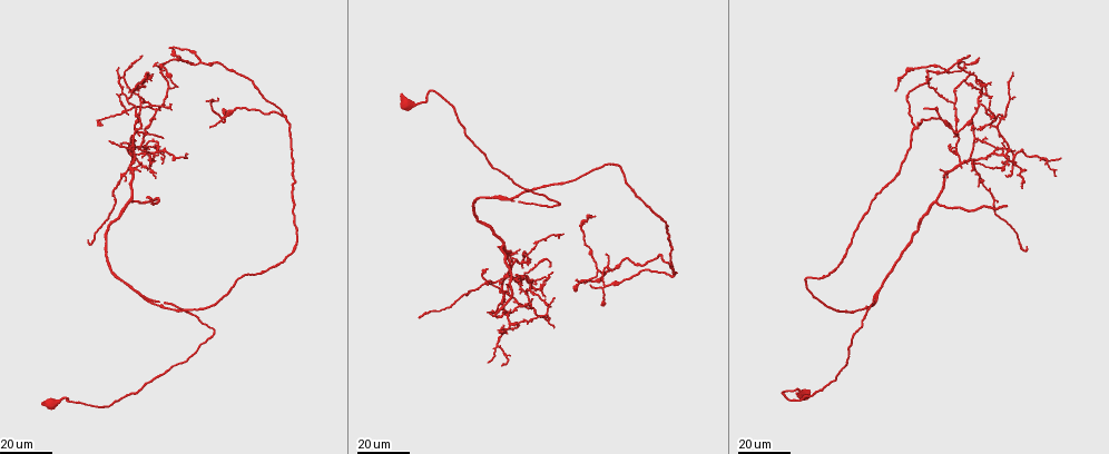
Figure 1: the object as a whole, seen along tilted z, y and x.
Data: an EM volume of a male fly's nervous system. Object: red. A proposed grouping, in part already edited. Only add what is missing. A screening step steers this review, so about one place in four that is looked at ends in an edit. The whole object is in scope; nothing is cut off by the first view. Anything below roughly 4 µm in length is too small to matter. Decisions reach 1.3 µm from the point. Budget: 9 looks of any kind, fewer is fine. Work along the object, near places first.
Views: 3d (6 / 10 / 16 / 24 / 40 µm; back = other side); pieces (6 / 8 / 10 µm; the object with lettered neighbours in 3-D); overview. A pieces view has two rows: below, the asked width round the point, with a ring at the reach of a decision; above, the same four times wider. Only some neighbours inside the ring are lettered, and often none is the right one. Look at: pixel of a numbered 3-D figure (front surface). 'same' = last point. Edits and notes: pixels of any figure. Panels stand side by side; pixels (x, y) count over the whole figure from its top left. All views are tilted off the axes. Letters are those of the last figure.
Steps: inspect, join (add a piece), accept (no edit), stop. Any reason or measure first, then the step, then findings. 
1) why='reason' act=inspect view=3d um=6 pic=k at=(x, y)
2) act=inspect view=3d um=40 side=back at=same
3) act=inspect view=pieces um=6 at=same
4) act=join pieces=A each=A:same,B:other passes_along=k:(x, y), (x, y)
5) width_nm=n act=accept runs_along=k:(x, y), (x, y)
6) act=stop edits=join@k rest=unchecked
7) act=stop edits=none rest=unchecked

why='branch stops here' act=inspect view=3d um=24 pic=1 at=(1006, 205)

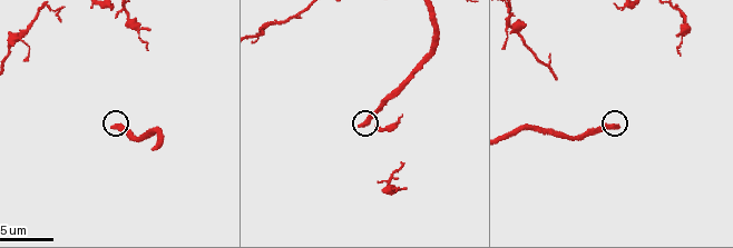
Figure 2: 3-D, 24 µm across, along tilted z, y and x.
why='see the neighbours' act=inspect view=pieces um=8 pic=2 at=(113, 127)

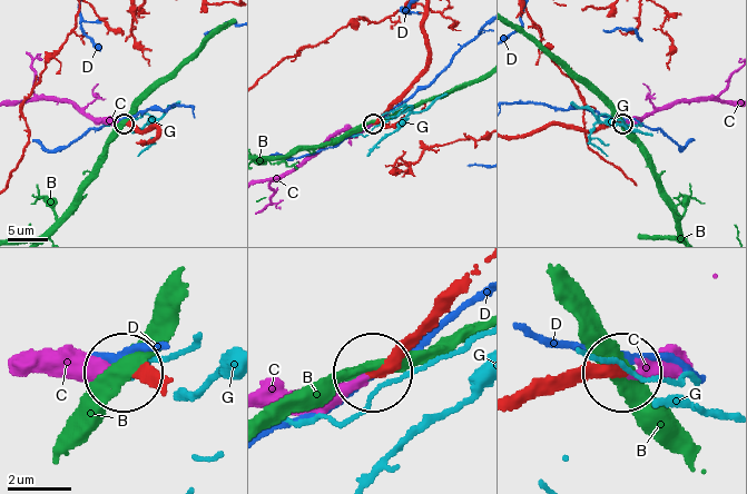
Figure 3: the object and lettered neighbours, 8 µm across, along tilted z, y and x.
act=join pieces=C each=B:other,C:same,D:other,G:other passes_along=3:(390, 105), (372, 122), (335, 131), (293, 168), (267, 178) found='it goes on there'

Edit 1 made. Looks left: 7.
why='thin end' act=inspect view=3d um=24 pic=1 at=(589, 287)

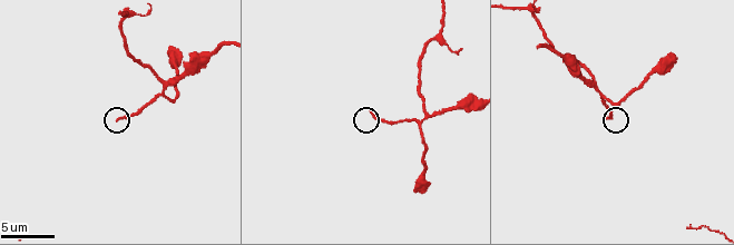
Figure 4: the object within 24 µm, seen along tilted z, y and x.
why='see the neighbours' act=inspect view=pieces um=6 pic=4 at=(606, 117)

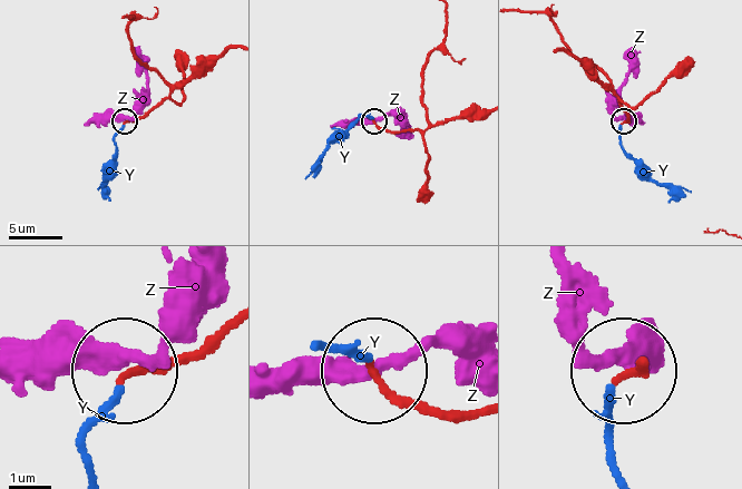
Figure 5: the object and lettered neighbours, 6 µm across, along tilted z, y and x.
width_nm=150 act=join pieces=Y each=Y:same,Z:other passes_along=5:(640, 361), (611, 387), (614, 477) found='it goes on there'

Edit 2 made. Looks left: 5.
act=inspect view=overview

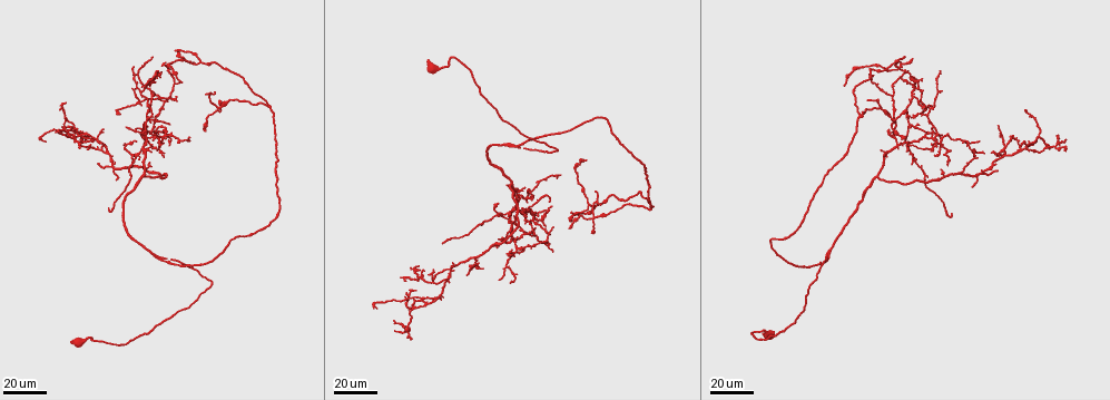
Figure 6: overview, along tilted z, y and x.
why='free end' act=inspect view=3d um=40 pic=6 at=(591, 231)

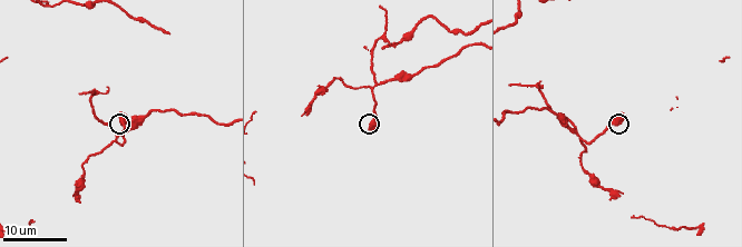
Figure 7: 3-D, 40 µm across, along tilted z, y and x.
why='see the neighbours' act=inspect view=pieces um=10 pic=7 at=(626, 117)

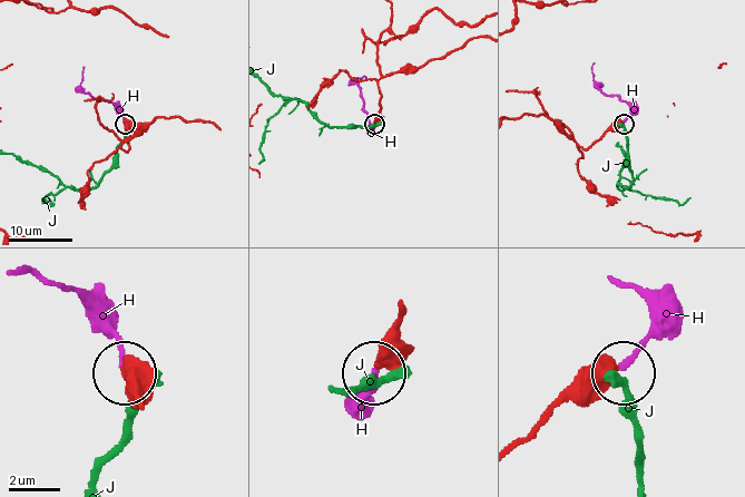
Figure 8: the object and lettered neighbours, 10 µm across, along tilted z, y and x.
act=join pieces=H each=H:same,J:other found='it goes on there'

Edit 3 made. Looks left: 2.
why='free end' act=inspect view=3d um=40 pic=6 at=(115, 179)

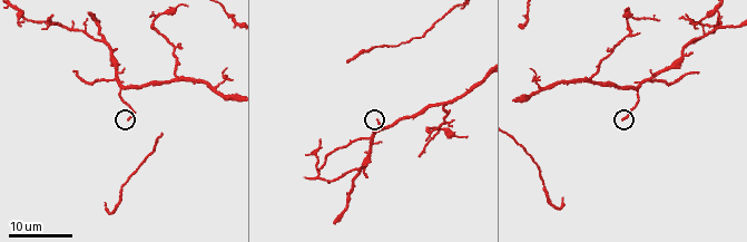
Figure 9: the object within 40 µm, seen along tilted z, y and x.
act=inspect view=pieces um=10 pic=9 at=(376, 121)

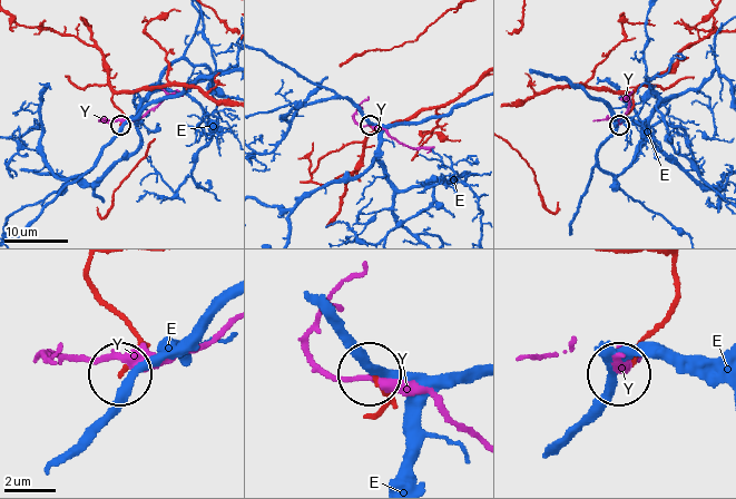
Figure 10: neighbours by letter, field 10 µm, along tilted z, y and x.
width_nm=160 act=accept each=E:other,Y:other runs_along=10:(90, 271), (98, 296), (137, 343), (120, 374) found='none of them fits'

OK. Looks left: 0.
act=stop edits=join@3,join@5,join@8 rest=unchecked

